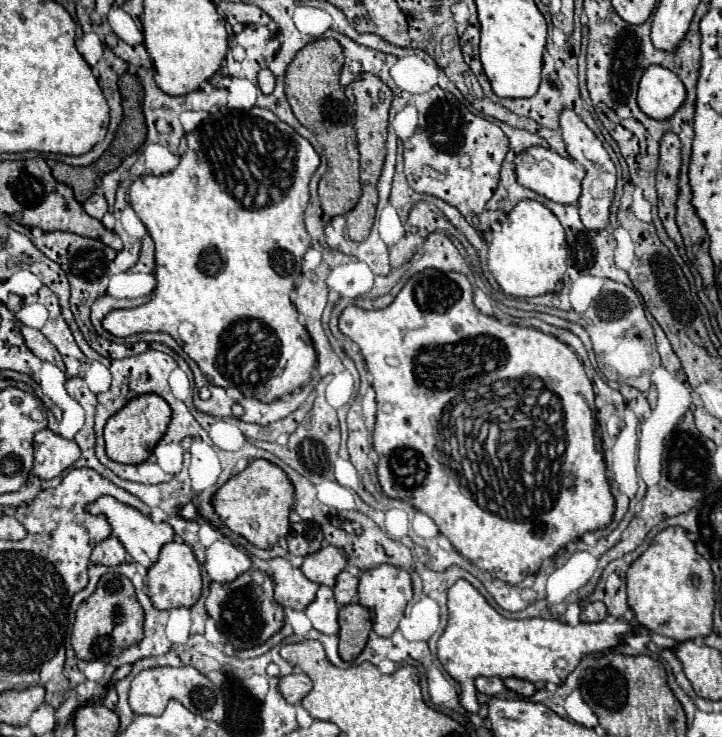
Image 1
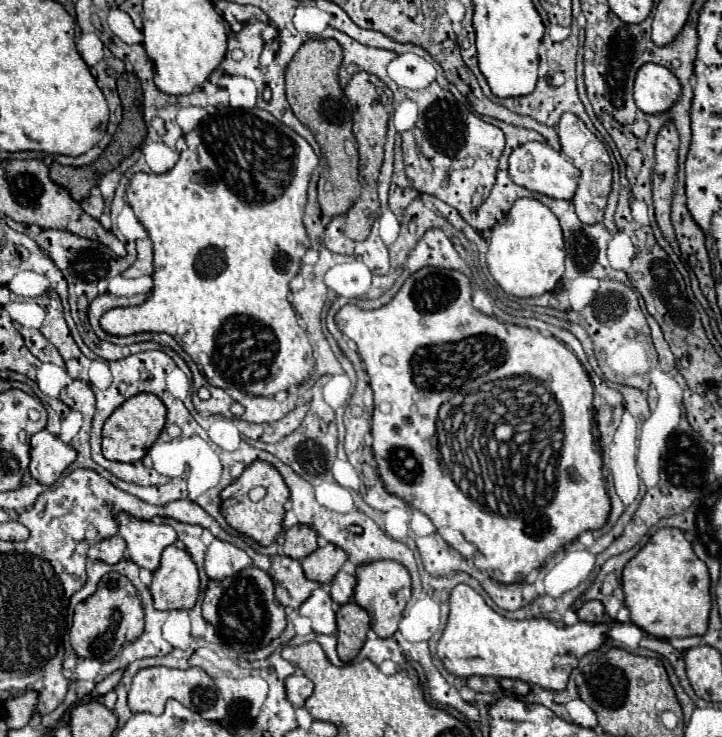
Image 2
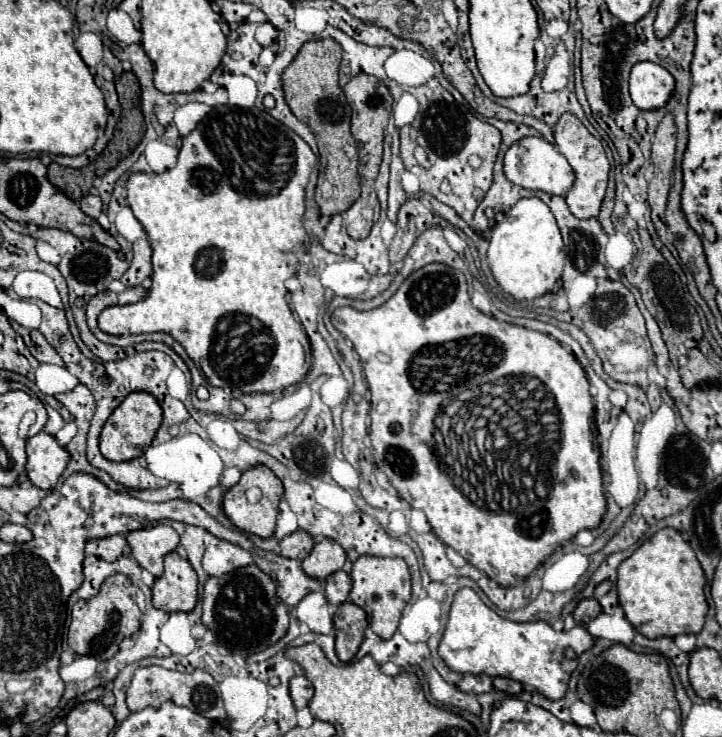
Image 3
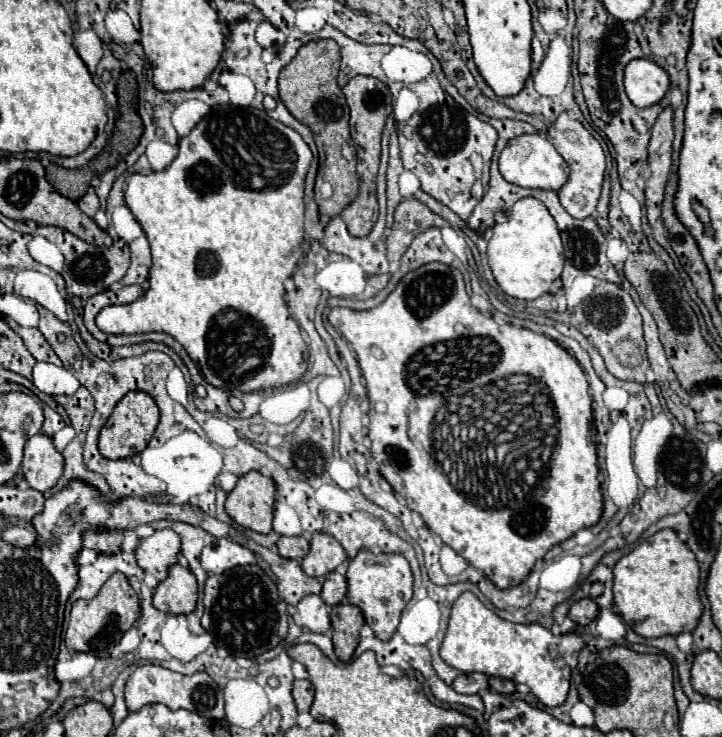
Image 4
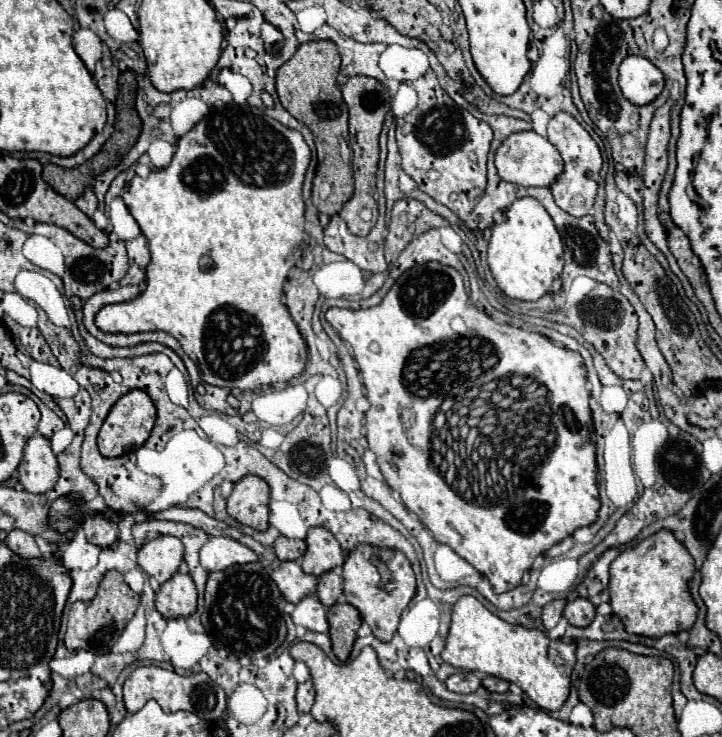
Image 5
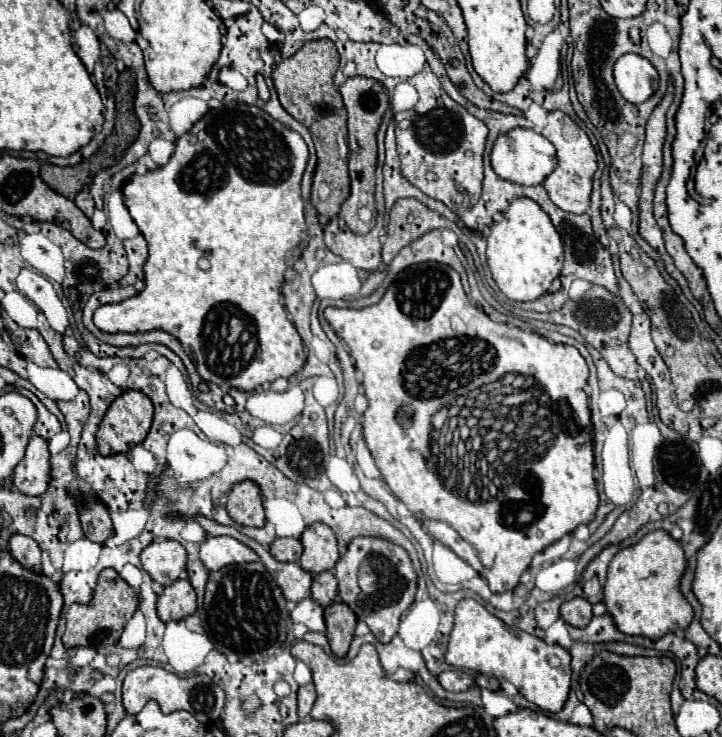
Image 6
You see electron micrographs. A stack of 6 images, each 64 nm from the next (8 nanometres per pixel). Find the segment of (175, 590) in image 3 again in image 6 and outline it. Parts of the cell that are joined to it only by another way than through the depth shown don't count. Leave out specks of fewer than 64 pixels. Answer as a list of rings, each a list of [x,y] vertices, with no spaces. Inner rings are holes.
[[[176,580],[158,596],[158,618],[162,622],[182,620],[196,612],[196,592],[188,580]]]

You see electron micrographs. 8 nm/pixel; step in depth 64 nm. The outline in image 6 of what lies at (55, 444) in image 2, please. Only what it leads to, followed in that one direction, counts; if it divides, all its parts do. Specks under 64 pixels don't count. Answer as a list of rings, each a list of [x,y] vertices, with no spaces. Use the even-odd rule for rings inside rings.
[[[32,436],[24,460],[14,468],[12,484],[26,496],[40,496],[48,486],[48,466],[48,442],[40,436]]]

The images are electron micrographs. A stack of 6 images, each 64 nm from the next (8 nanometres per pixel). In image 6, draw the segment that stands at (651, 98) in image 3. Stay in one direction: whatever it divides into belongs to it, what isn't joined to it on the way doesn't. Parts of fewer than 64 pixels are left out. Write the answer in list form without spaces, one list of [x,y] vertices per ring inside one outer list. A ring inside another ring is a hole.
[[[624,54],[614,64],[614,82],[628,102],[640,104],[656,92],[658,72],[644,56]]]

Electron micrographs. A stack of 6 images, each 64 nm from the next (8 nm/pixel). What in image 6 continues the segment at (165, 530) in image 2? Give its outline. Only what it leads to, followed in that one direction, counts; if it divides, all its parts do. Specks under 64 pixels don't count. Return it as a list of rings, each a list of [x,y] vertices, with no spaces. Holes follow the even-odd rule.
[[[176,540],[152,542],[142,550],[140,562],[154,582],[170,586],[178,580],[180,572],[186,570],[186,550]]]

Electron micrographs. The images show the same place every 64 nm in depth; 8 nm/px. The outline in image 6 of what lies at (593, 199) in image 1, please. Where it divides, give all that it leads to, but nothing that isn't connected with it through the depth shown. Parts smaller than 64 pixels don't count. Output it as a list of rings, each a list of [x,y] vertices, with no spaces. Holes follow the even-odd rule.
[[[560,110],[548,112],[548,124],[544,126],[542,136],[548,138],[554,144],[556,160],[558,160],[554,172],[548,174],[548,178],[542,184],[546,188],[550,200],[566,212],[574,212],[574,214],[586,212],[588,206],[590,206],[592,174],[596,172],[596,152],[592,148],[590,138],[586,136],[586,132],[574,120],[570,120],[568,114],[564,114]]]

